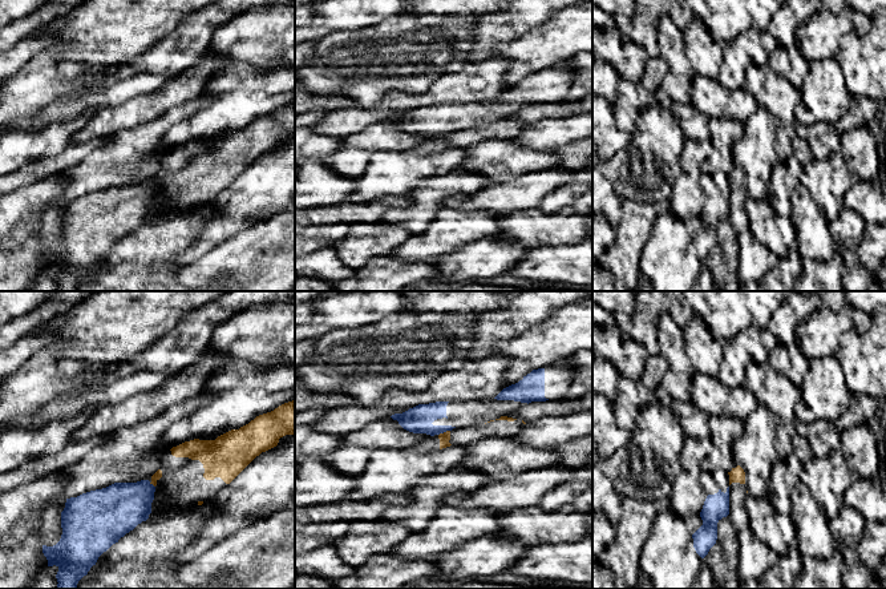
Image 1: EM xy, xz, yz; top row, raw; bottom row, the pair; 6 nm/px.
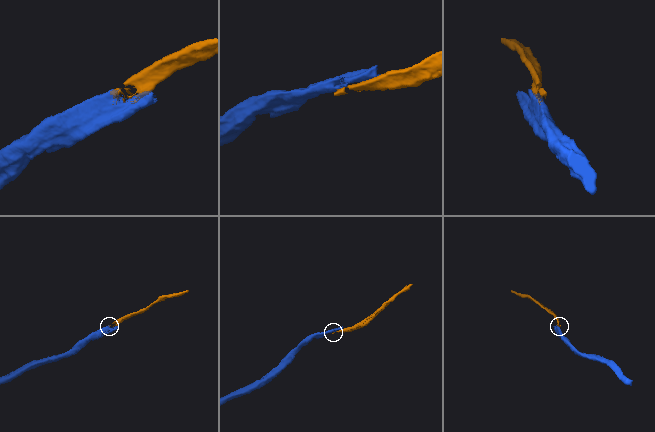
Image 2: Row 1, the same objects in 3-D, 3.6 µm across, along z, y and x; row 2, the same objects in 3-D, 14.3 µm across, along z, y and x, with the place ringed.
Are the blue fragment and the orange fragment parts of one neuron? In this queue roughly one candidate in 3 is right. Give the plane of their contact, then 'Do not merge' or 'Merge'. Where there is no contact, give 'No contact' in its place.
Touches blue in xz. Do not merge

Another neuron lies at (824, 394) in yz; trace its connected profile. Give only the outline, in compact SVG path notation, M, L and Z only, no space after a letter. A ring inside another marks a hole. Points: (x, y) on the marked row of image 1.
M821 356L809 360L794 412L798 423L820 419L834 423L849 407L850 399L840 360L836 356Z

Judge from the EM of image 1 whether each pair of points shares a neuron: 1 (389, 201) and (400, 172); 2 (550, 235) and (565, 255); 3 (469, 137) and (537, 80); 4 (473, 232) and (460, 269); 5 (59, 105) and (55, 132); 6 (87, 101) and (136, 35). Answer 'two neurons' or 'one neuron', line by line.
1: two neurons
2: two neurons
3: two neurons
4: two neurons
5: two neurons
6: two neurons

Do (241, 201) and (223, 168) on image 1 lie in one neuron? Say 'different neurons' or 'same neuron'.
different neurons

